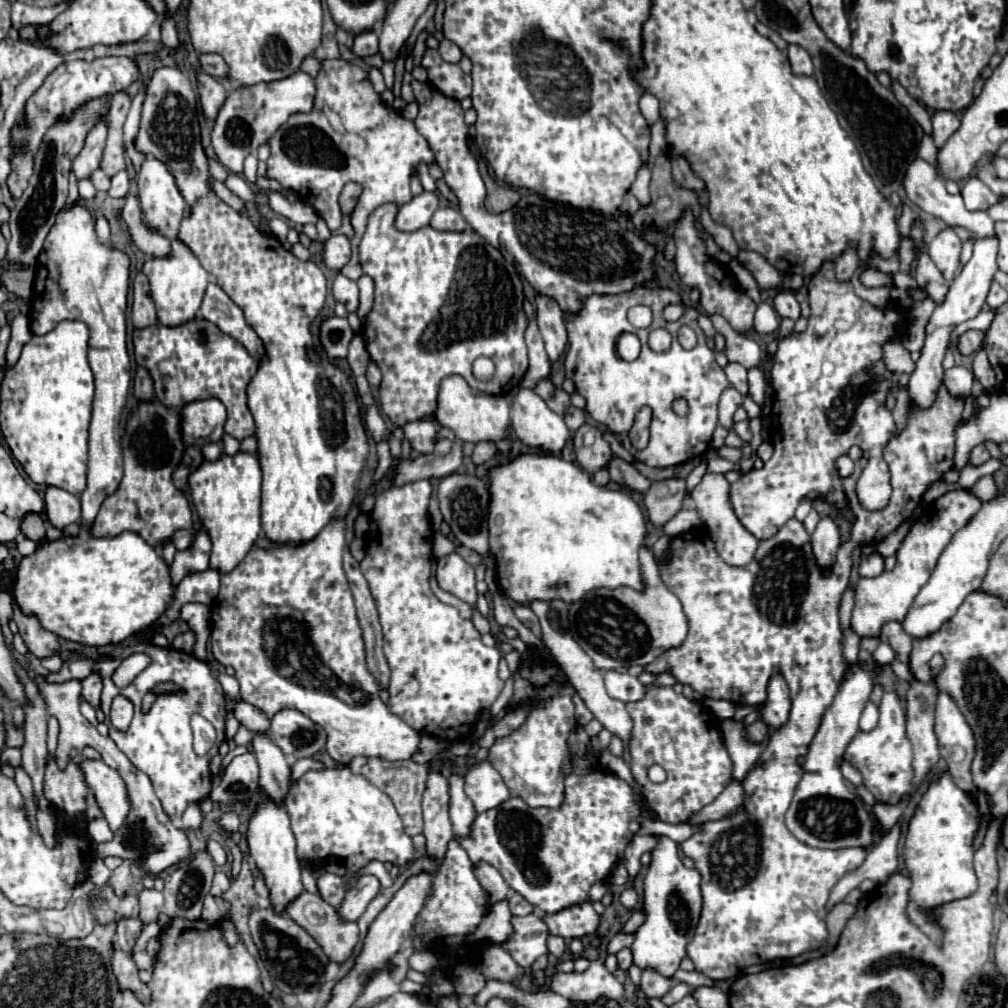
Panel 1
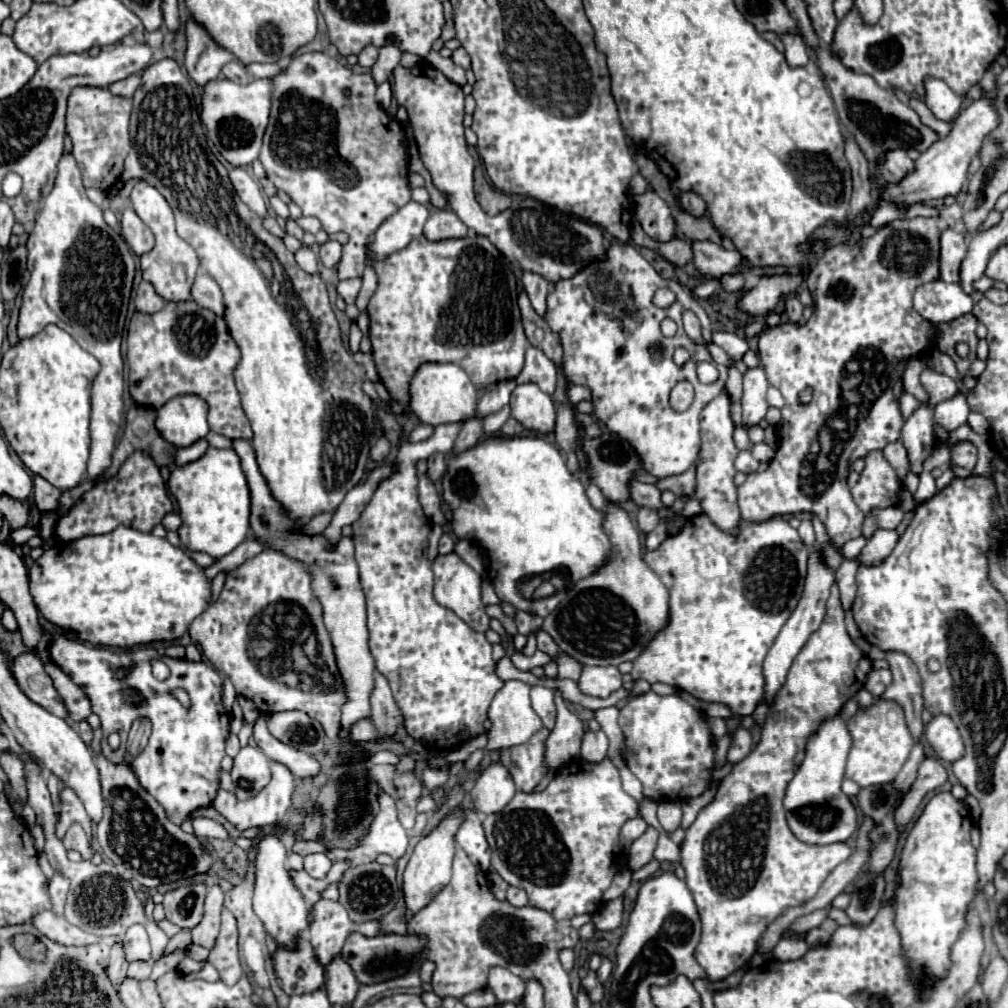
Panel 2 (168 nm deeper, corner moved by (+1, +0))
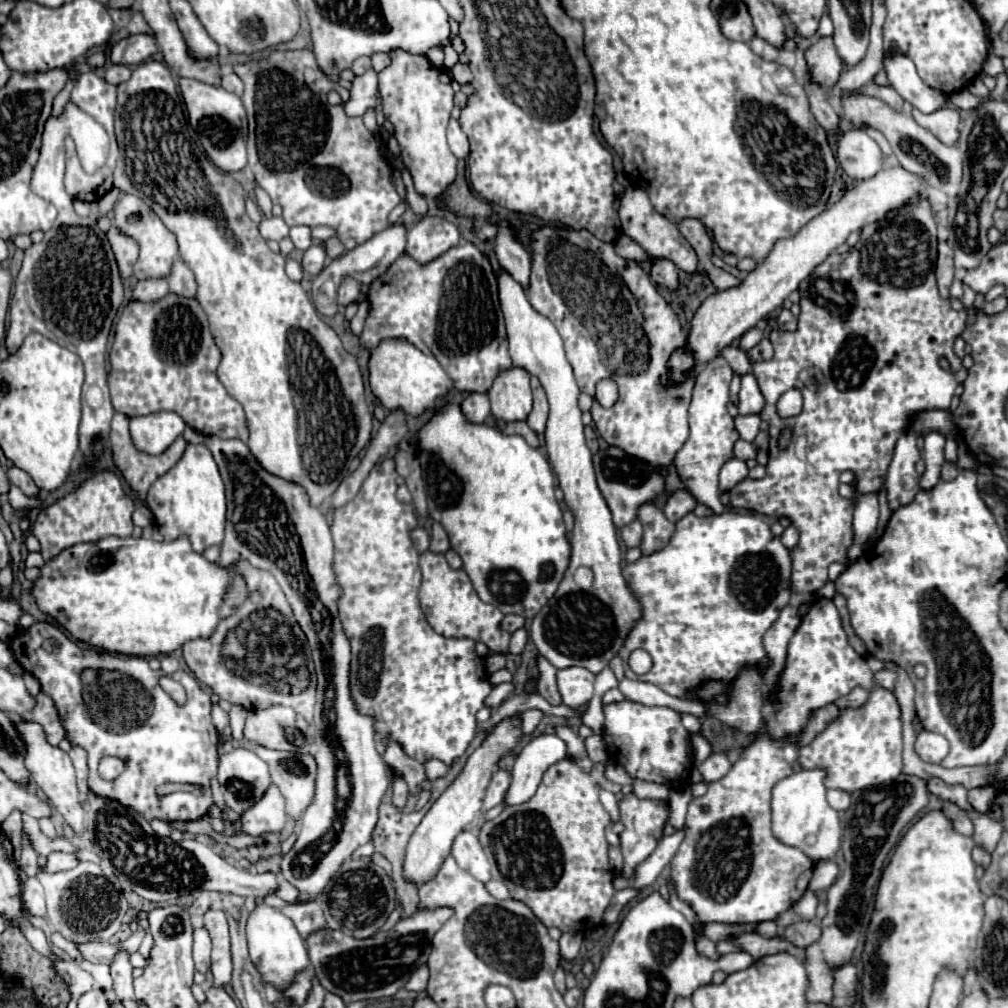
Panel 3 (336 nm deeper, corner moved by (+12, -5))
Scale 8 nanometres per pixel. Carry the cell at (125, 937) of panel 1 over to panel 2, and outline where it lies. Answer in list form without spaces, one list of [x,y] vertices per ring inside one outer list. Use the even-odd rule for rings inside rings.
[[[116,941],[116,943],[114,943],[114,951],[110,953],[110,961],[108,961],[106,971],[108,971],[112,983],[120,983],[120,981],[126,977],[128,961],[126,961],[126,957],[124,957],[122,941]]]

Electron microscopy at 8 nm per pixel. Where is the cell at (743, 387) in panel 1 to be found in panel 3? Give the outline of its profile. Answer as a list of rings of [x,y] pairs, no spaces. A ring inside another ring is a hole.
[[[753,374],[741,378],[741,392],[739,392],[739,414],[759,414],[765,406],[765,398],[757,386]]]

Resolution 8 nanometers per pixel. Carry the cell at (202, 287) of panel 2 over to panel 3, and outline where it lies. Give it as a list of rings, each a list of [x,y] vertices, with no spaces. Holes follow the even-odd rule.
[[[177,260],[173,264],[173,270],[171,270],[167,282],[169,282],[169,292],[173,292],[173,294],[185,296],[185,298],[193,298],[195,292],[197,292],[195,276],[181,260]]]

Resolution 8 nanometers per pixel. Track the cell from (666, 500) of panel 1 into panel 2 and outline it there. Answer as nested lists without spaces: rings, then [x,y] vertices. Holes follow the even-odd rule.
[[[640,507],[638,511],[638,525],[644,533],[650,533],[660,521],[660,513],[658,509],[650,509],[650,507]]]

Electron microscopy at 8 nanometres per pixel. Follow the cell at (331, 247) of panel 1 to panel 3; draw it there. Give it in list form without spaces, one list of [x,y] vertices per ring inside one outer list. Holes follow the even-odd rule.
[[[319,246],[307,248],[303,254],[303,260],[301,260],[301,266],[309,276],[317,276],[325,266],[325,250]]]

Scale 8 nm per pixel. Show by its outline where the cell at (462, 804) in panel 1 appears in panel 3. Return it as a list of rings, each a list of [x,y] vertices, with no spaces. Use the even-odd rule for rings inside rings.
[[[461,832],[453,842],[451,854],[457,860],[457,864],[465,872],[469,872],[473,878],[477,878],[481,882],[491,880],[489,862],[485,858],[485,852],[481,850],[479,838],[477,838],[475,832]]]

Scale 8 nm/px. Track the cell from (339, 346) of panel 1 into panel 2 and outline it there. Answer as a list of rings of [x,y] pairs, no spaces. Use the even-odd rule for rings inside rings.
[[[368,265],[368,267],[364,269],[364,275],[362,275],[362,287],[360,287],[360,293],[358,293],[358,311],[360,311],[360,313],[366,311],[368,301],[370,301],[370,297],[374,295],[376,287],[378,287],[376,271]]]

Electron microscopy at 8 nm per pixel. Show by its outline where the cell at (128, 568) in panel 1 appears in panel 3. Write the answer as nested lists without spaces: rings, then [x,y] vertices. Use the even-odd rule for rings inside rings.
[[[185,534],[173,542],[109,536],[91,544],[75,544],[41,568],[41,578],[33,584],[33,594],[39,608],[53,616],[71,636],[125,656],[171,654],[189,640],[209,638],[221,618],[229,618],[241,602],[261,598],[257,590],[251,592],[245,586],[245,578],[235,566],[221,566],[197,554]]]

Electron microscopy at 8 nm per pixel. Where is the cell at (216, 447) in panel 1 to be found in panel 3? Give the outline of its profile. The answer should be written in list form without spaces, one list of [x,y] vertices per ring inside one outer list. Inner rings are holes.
[[[117,412],[111,420],[111,434],[109,434],[109,446],[111,446],[111,454],[113,454],[113,462],[115,466],[119,468],[119,472],[123,474],[123,478],[127,480],[129,488],[133,490],[135,498],[137,500],[145,500],[147,496],[147,490],[149,486],[159,478],[163,476],[169,468],[175,466],[175,462],[181,458],[183,450],[185,450],[185,440],[183,438],[177,438],[177,442],[173,442],[173,446],[169,446],[169,450],[165,450],[163,454],[159,456],[151,456],[151,454],[143,454],[139,450],[135,450],[133,442],[131,442],[131,436],[129,436],[129,418],[121,412]]]

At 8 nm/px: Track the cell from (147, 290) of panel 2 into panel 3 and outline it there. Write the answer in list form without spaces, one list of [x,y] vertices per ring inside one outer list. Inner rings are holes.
[[[147,278],[137,282],[133,288],[133,300],[141,300],[141,302],[159,300],[165,294],[169,294],[167,278]]]

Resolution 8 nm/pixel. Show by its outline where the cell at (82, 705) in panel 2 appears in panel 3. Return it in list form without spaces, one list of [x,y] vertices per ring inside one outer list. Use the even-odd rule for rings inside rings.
[[[39,692],[37,700],[35,700],[35,708],[31,710],[31,720],[37,722],[37,724],[41,724],[41,728],[45,730],[45,736],[47,736],[49,744],[57,746],[63,740],[65,730],[63,730],[63,724],[59,720],[59,714],[55,710],[55,704],[43,692]]]

